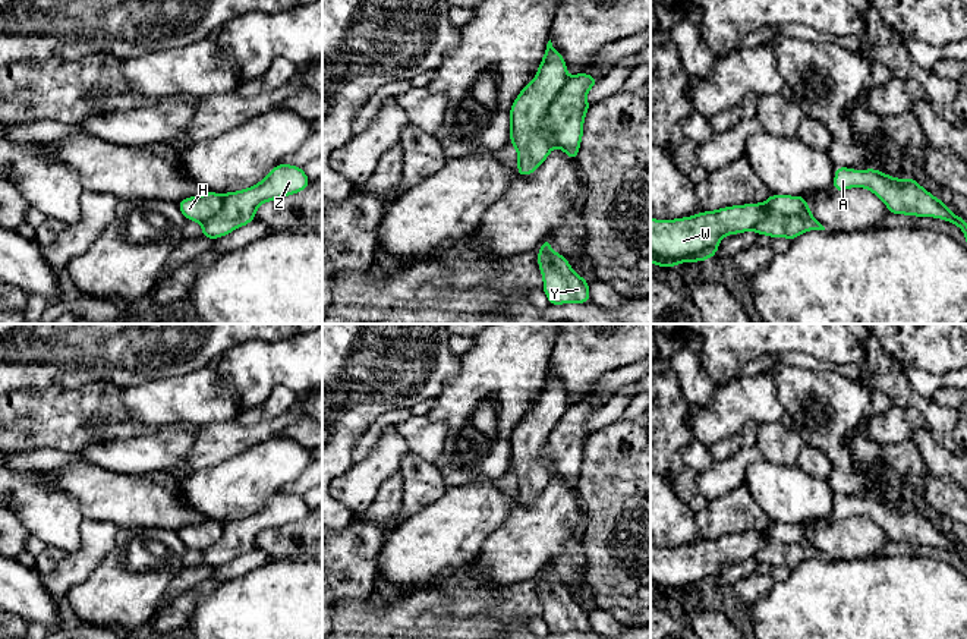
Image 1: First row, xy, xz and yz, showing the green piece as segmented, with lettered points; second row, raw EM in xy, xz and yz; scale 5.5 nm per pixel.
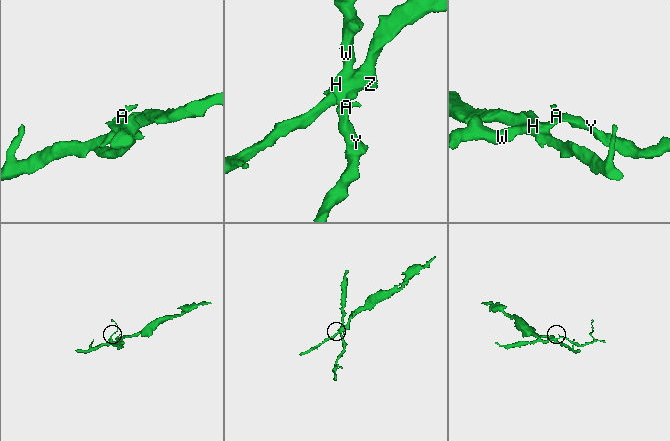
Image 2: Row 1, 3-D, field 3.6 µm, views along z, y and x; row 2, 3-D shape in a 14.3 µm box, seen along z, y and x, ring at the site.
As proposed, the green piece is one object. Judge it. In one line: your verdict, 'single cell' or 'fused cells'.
fused cells

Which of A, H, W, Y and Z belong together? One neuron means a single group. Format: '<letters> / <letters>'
A H W Y / Z

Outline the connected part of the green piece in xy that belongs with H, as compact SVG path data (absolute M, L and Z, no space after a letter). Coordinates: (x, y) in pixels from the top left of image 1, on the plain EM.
M208 520L199 525L185 526L177 531L177 535L186 548L204 551L221 539L223 523Z

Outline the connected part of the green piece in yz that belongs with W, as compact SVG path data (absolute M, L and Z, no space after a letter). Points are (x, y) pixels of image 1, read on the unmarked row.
M771 523L763 532L725 535L678 548L651 547L651 591L675 595L715 585L725 563L744 561L769 541L812 547L804 525Z

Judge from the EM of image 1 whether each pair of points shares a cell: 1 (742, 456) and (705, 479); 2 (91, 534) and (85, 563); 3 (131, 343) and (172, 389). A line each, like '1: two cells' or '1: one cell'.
1: one cell
2: one cell
3: two cells

